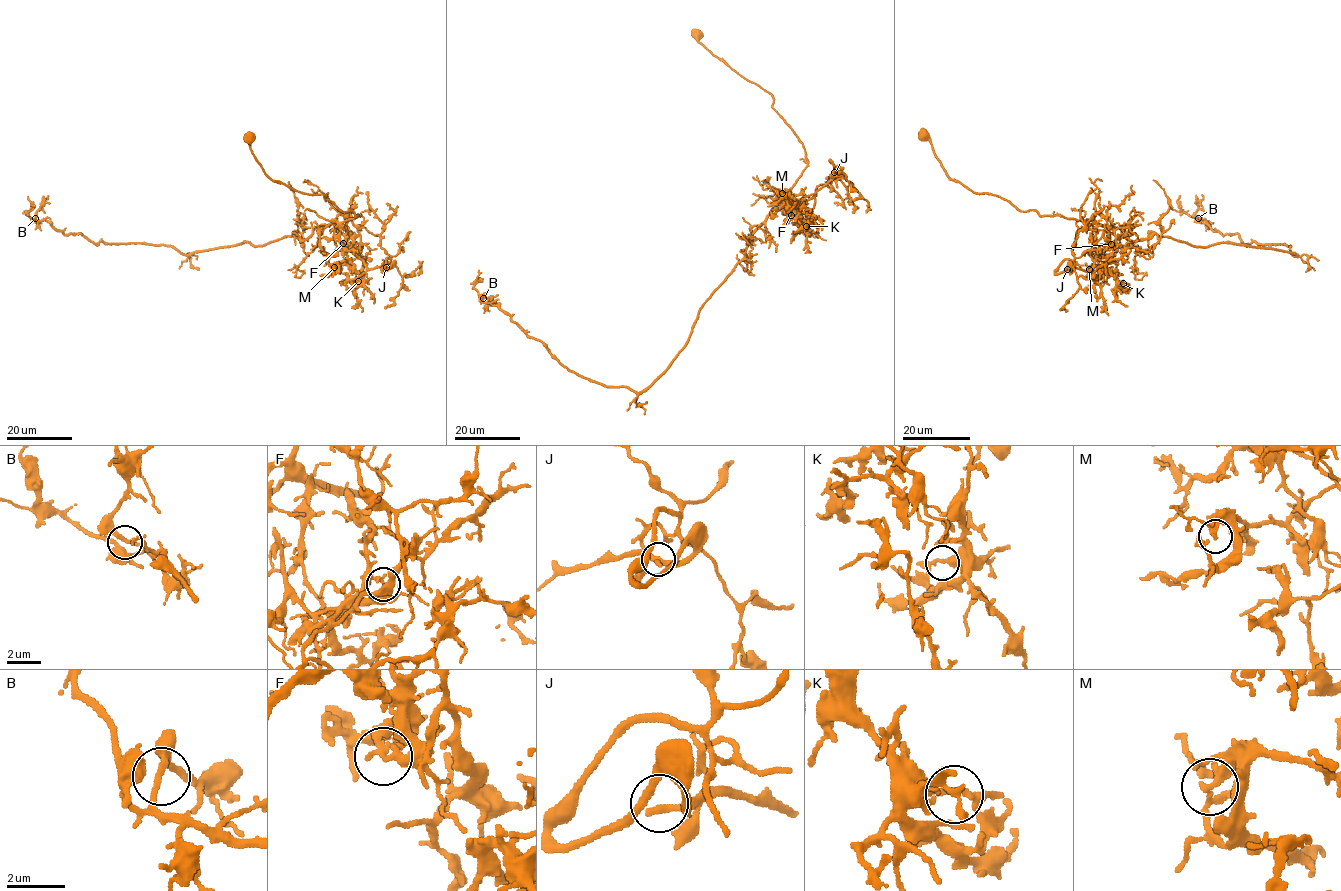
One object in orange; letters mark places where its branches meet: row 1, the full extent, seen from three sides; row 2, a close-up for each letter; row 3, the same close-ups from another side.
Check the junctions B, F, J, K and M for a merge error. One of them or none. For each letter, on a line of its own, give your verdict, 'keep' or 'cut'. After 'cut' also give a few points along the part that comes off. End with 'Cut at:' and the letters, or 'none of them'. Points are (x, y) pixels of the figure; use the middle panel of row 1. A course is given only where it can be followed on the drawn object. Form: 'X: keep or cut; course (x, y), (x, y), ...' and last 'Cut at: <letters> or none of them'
B: keep
F: cut; course (791, 215), (796, 204), (811, 198), (832, 177), (838, 178), (830, 176), (831, 189), (819, 185), (815, 195)
J: keep
K: keep
M: keep
Cut at: F

